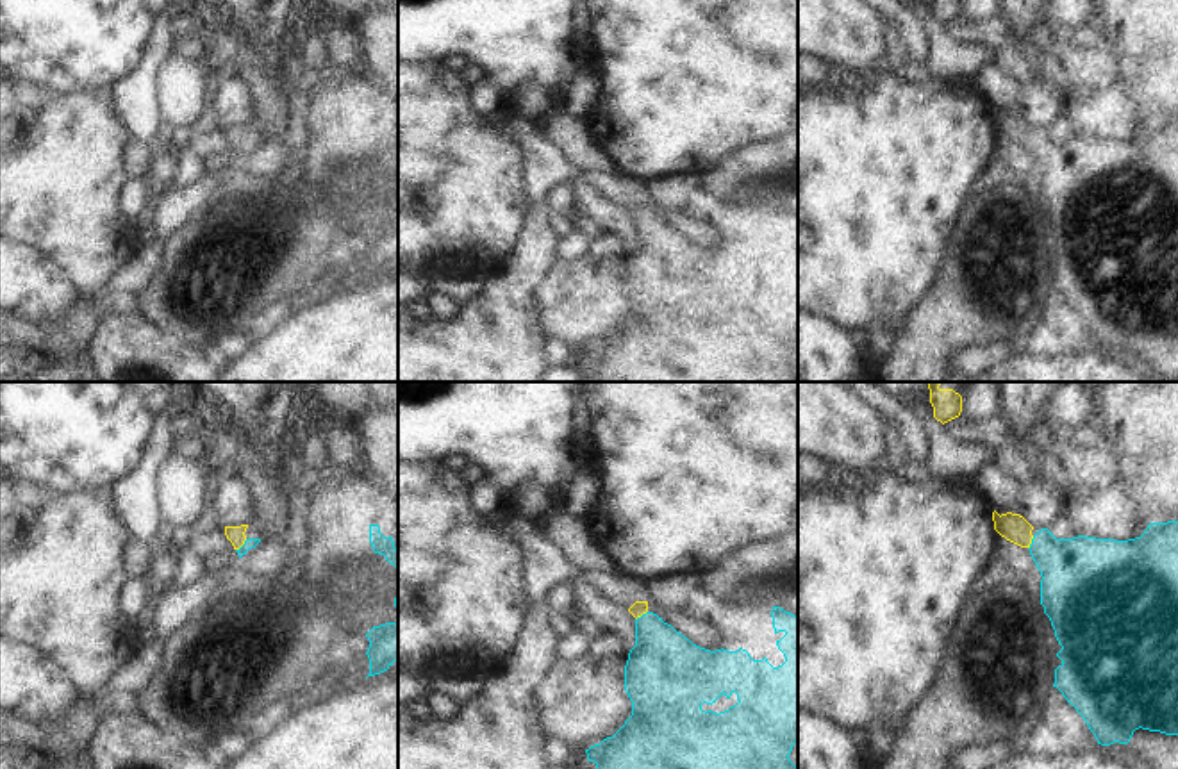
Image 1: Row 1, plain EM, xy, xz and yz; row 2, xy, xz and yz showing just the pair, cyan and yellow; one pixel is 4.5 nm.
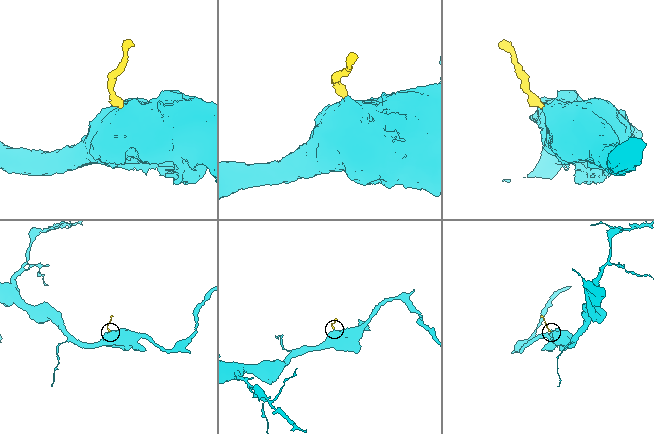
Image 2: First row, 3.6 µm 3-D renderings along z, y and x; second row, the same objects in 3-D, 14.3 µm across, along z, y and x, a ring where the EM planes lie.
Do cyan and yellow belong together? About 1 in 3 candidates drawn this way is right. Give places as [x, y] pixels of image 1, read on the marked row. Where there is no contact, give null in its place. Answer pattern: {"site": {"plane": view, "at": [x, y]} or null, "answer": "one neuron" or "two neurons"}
{"site": {"plane": "xy", "at": [243, 545]}, "answer": "one neuron"}

